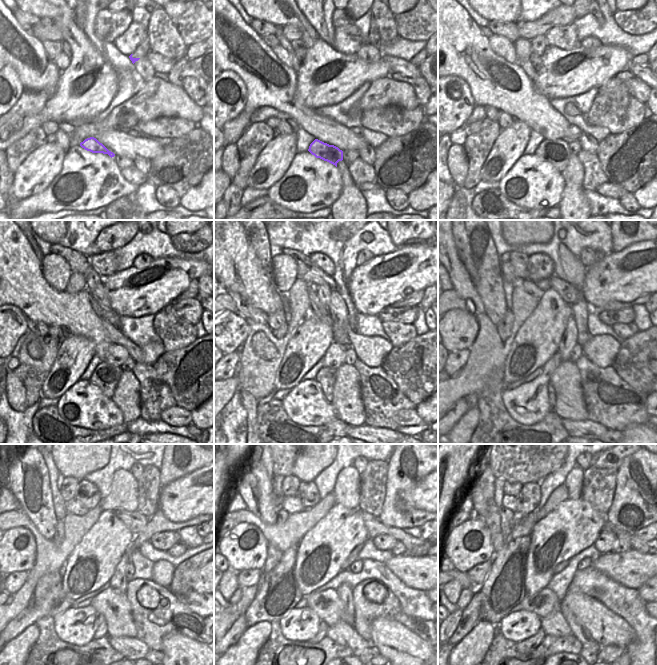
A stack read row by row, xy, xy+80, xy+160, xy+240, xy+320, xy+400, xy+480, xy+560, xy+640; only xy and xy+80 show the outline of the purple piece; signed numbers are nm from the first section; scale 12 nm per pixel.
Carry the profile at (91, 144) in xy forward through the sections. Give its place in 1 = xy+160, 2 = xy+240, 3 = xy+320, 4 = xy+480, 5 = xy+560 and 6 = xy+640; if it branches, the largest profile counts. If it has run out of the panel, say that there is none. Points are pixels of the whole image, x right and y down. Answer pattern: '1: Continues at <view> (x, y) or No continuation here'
1: Continues at xy+160 (556, 152)
2: Continues at xy+240 (105, 376)
3: Continues at xy+320 (326, 377)
4: Continues at xy+480 (101, 631)
5: Continues at xy+560 (323, 628)
6: Continues at xy+640 (526, 646).

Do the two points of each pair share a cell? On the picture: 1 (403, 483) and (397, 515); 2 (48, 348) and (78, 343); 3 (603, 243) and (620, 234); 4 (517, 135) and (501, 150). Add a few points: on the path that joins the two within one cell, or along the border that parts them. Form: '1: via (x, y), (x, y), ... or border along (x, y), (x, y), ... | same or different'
1: via (395, 491), (393, 493), (393, 507) | same
2: border along (63, 340), (50, 368) | different
3: border along (610, 230), (612, 251) | different
4: via (513, 139), (505, 147) | same

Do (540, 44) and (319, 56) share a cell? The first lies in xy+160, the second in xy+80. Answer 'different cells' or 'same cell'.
different cells

